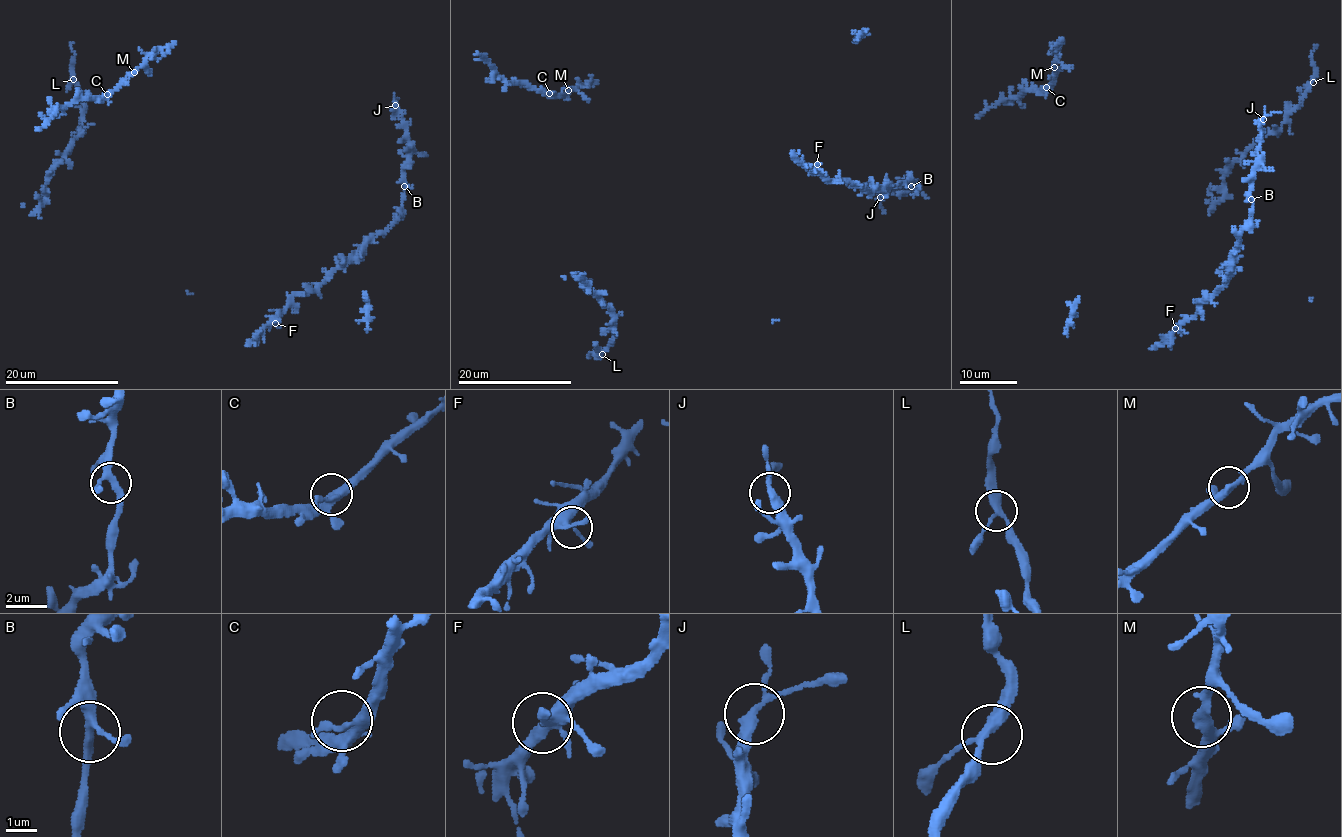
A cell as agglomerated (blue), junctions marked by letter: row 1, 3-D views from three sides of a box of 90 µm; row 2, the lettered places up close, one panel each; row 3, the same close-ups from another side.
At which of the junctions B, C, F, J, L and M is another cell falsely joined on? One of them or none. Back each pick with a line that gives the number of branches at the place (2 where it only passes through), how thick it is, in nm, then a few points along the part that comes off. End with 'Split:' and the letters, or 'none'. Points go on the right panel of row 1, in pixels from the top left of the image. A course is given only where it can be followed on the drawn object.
Split: none

